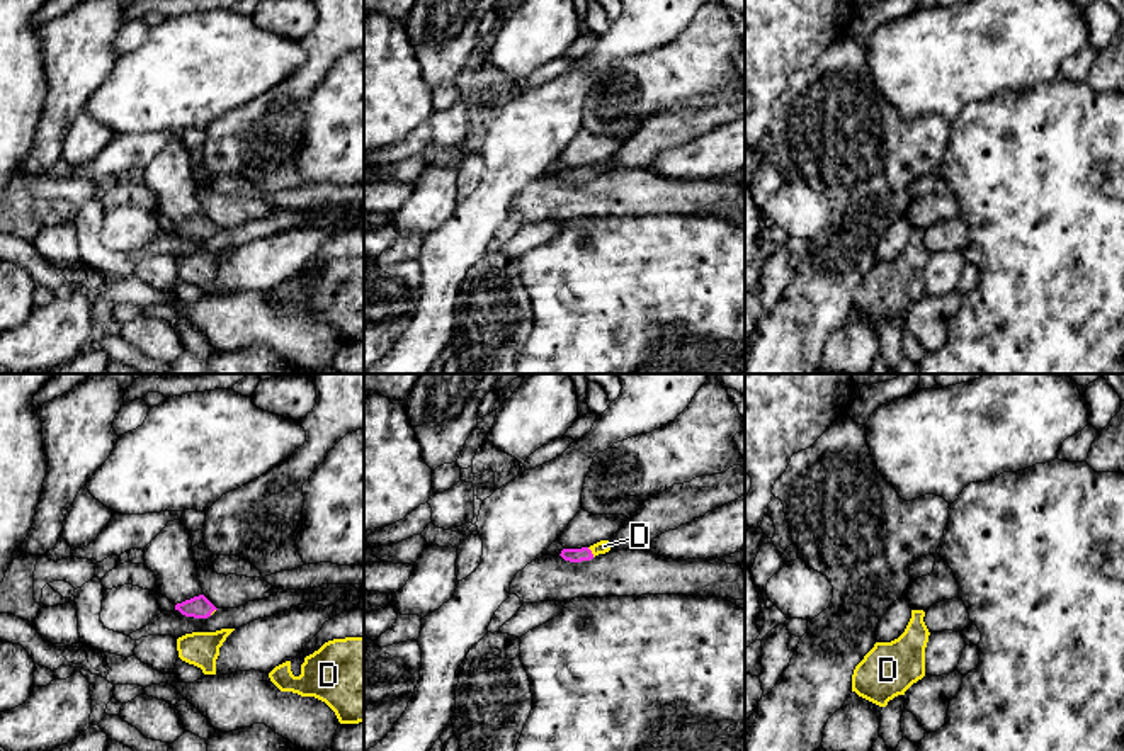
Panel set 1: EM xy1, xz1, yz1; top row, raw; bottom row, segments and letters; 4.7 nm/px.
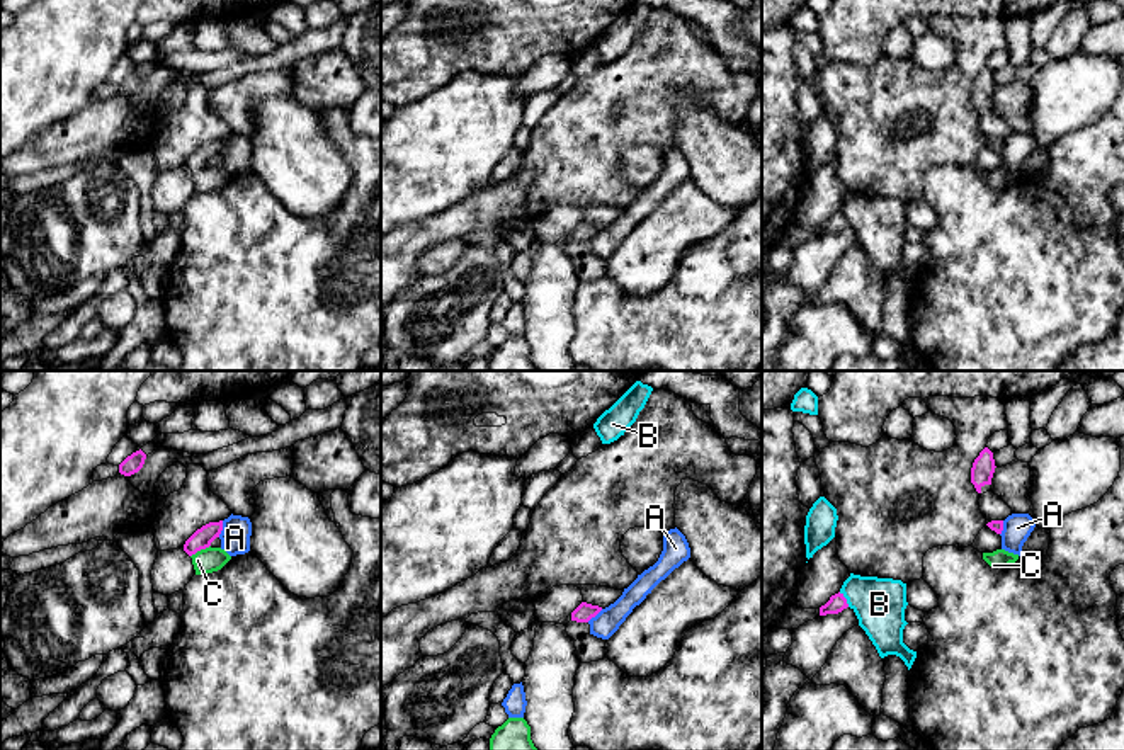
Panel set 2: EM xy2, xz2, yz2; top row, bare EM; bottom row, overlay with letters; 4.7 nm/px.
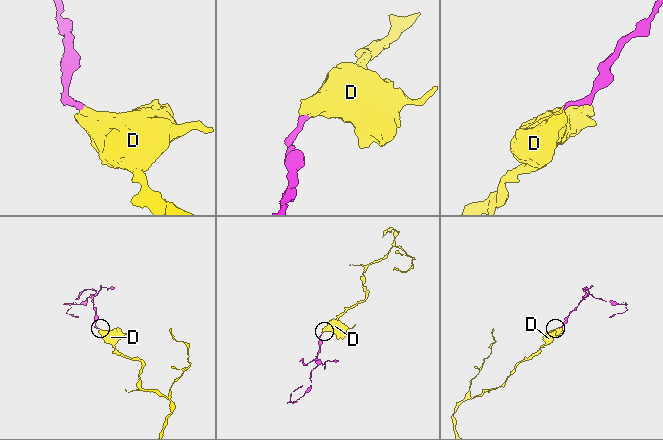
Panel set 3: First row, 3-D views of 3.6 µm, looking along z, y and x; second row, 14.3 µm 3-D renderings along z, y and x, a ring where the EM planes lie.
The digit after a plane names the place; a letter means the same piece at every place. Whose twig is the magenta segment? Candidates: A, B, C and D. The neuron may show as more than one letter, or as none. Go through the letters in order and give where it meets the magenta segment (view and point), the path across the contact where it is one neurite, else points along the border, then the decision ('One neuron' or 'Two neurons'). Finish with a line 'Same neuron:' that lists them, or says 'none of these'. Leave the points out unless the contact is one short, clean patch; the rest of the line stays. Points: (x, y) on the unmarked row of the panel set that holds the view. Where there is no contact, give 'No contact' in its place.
A: Touches magenta at xy2 (221, 148). Boundary: xy2 (223, 140), (223, 148), (218, 155). Two neurons
B: Touches magenta at yz2 (845, 218). Two neurons
C: Touches magenta at xy2 (199, 169). Two neurons
D: Touches magenta at xz1 (590, 172). Path across: xz1 (568, 174), (590, 172), (604, 165). One neuron
Same neuron: D

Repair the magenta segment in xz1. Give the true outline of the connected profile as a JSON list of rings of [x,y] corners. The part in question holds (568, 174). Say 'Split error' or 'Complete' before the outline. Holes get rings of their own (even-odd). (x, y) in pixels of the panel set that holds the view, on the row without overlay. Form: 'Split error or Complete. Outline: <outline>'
Split error. Outline: [[[600,160],[590,167],[582,167],[582,168],[563,168],[561,177],[570,182],[582,182],[582,180],[590,180],[599,173],[605,173],[610,170],[610,161],[609,160]]]

